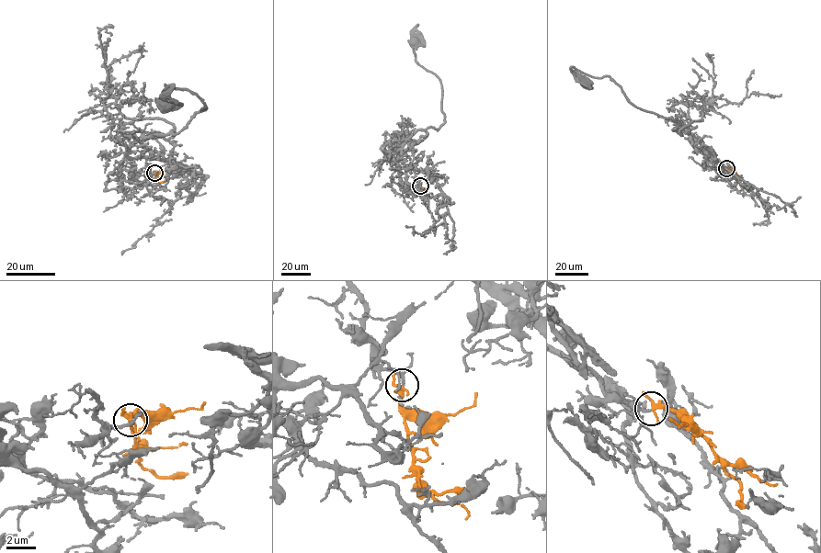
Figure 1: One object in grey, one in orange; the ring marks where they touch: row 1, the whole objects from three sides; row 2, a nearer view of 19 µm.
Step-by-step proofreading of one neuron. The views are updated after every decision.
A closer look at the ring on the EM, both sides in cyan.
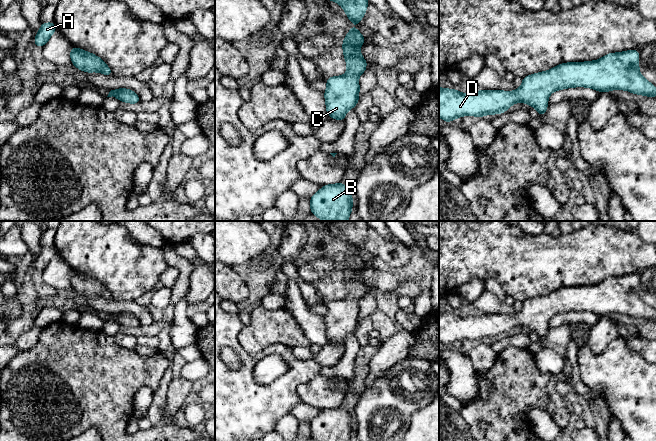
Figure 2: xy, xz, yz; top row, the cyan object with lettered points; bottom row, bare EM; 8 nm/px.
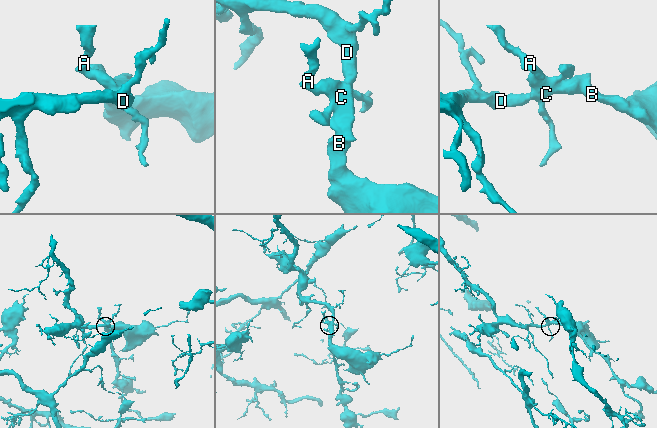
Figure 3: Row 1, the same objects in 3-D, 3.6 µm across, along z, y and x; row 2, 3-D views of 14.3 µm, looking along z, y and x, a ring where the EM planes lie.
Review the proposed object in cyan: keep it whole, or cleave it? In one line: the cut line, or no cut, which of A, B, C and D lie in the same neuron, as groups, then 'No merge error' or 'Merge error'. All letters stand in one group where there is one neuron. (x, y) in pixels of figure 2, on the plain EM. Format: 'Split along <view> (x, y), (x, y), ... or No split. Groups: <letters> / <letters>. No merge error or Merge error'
No split. Groups: A B C D. No merge error

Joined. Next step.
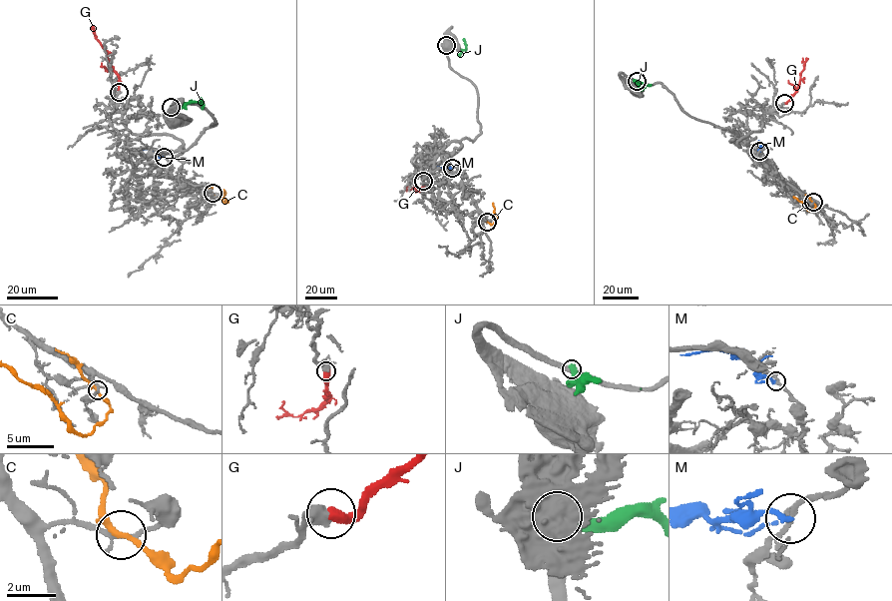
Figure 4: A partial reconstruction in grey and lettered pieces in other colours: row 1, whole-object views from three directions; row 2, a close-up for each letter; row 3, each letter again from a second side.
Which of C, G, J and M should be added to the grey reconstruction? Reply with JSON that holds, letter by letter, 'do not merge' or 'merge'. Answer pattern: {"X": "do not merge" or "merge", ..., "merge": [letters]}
{"C": "do not merge", "G": "merge", "J": "do not merge", "M": "do not merge", "merge": ["G"]}

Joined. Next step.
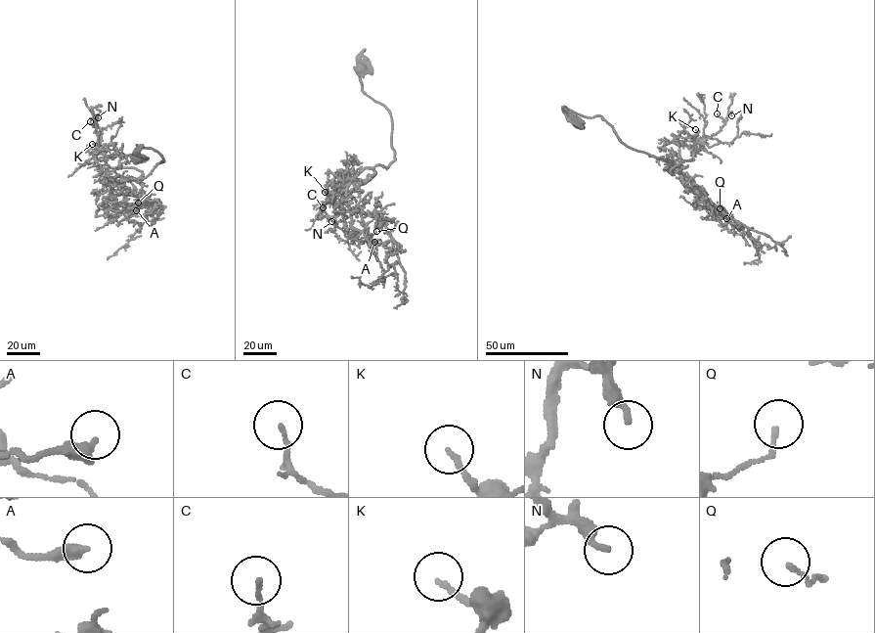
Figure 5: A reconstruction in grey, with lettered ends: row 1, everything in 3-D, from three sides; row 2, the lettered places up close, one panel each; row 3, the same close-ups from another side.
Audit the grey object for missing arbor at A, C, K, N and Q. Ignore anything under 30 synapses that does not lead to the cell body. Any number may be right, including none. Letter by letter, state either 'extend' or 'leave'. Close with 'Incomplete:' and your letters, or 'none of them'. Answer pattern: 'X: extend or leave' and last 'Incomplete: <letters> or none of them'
A: leave
C: leave
K: extend
N: leave
Q: leave
Incomplete: K

